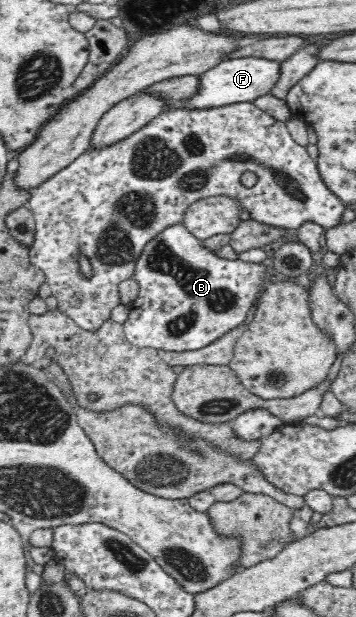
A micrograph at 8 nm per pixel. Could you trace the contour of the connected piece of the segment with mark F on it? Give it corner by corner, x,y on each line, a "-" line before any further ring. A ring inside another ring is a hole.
237,57
218,63
213,69
199,76
200,88
189,99
174,101
171,106
181,102
187,107
221,107
229,103
243,103
256,100
267,95
275,87
281,75
281,61
273,61
261,57

